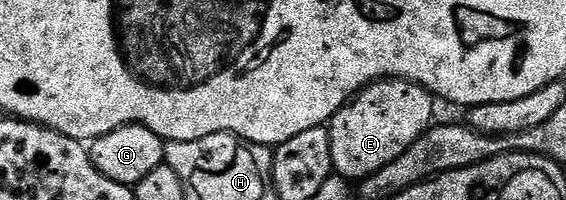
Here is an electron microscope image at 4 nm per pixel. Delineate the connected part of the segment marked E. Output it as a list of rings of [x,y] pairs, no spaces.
[[[386,79],[362,89],[327,126],[334,174],[350,183],[360,183],[387,167],[387,163],[395,163],[434,124],[433,104],[433,94],[413,81]]]

